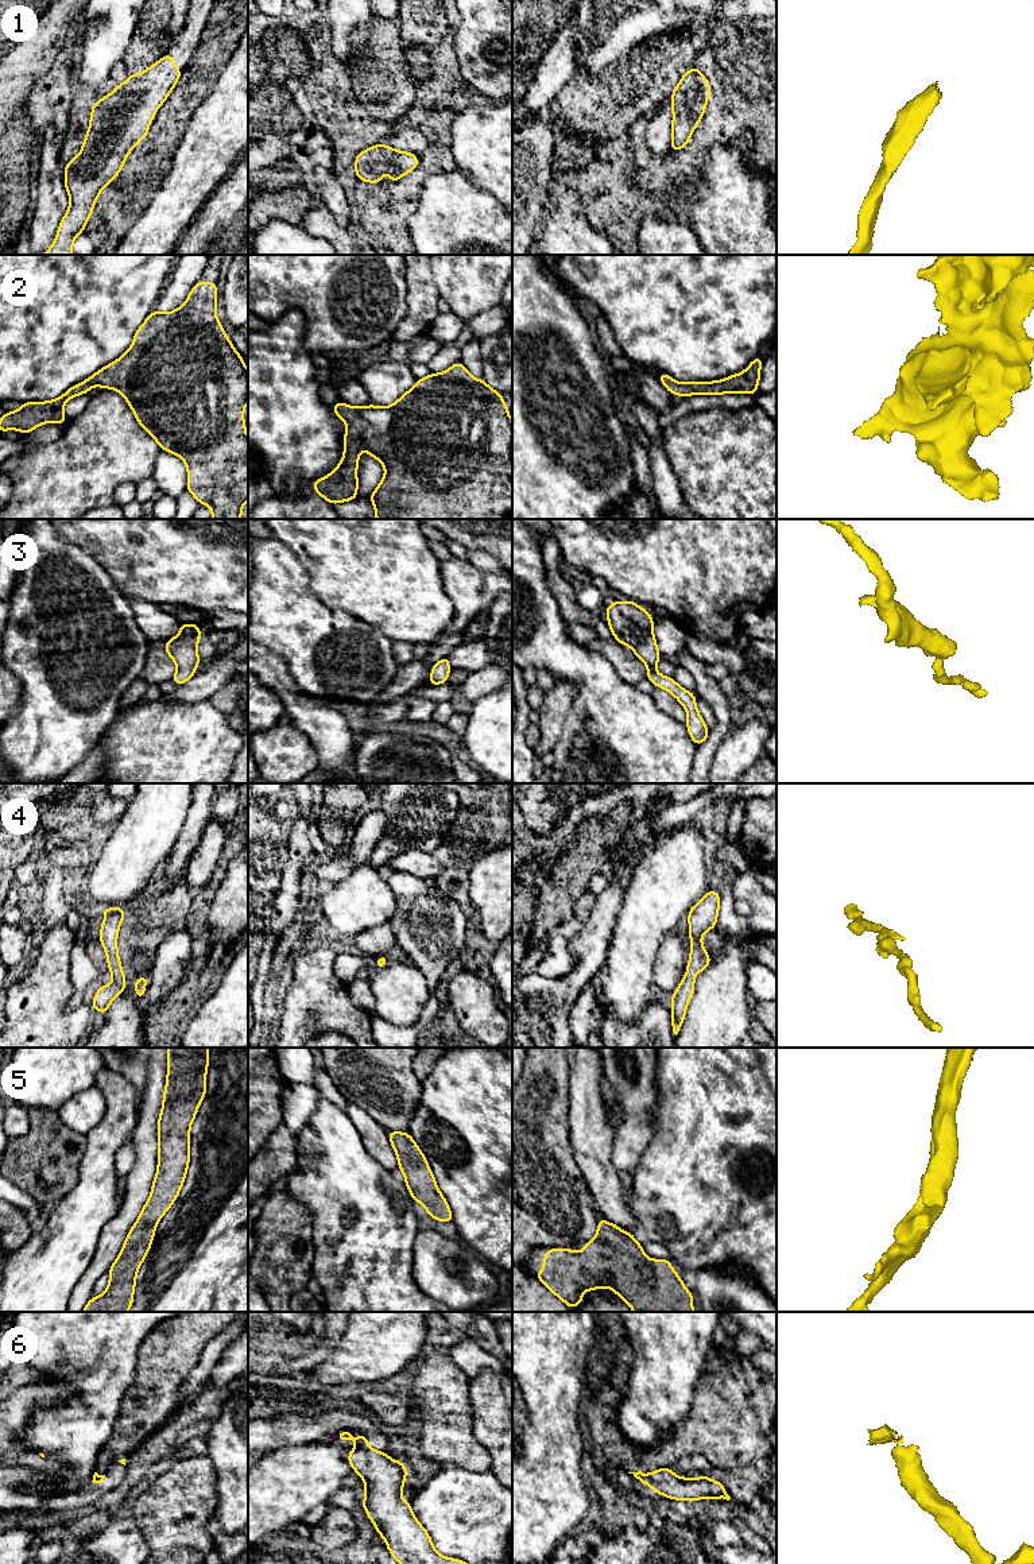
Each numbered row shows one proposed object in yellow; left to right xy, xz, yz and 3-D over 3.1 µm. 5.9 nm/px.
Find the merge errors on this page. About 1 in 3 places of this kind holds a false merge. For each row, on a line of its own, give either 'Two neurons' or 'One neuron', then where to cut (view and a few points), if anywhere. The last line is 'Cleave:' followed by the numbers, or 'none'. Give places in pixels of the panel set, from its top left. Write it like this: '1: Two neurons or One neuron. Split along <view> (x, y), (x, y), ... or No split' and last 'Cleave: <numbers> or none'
1: One neuron. No split
2: One neuron. No split
3: One neuron. No split
4: One neuron. No split
5: One neuron. No split
6: Two neurons. Split along xz (357, 1444), (367, 1446)
Cleave: 6

